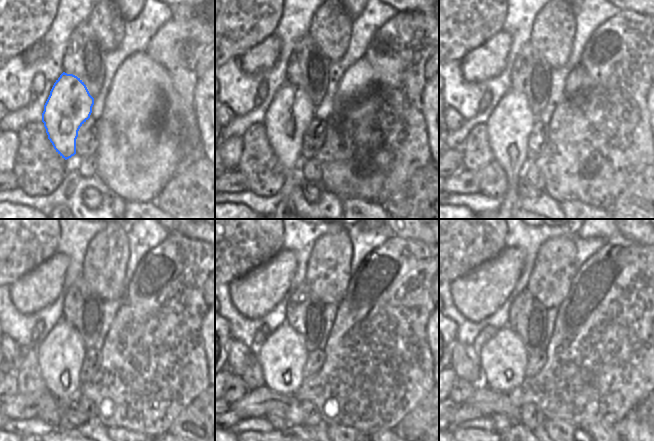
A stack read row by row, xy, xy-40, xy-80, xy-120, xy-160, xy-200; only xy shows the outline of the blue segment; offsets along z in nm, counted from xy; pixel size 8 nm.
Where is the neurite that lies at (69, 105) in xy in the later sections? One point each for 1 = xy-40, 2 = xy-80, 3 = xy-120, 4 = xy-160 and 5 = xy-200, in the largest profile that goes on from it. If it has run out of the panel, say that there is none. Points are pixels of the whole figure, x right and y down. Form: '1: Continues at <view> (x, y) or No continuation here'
1: Continues at xy-40 (291, 111)
2: Continues at xy-80 (510, 123)
3: Continues at xy-120 (60, 355)
4: Continues at xy-160 (282, 356)
5: Continues at xy-200 (503, 359).

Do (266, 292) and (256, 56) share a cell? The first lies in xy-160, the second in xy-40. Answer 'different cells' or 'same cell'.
same cell

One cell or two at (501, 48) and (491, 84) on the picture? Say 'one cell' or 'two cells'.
two cells

